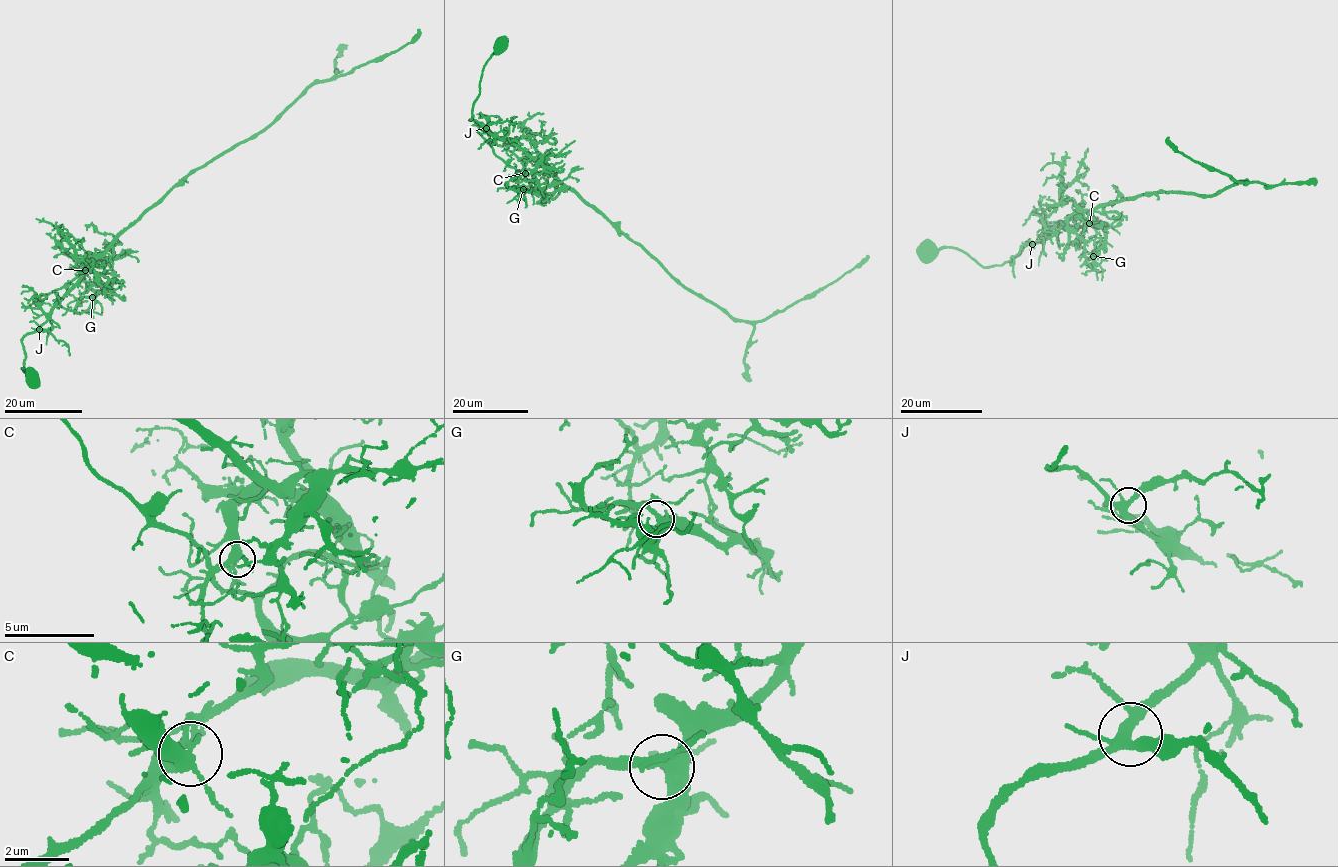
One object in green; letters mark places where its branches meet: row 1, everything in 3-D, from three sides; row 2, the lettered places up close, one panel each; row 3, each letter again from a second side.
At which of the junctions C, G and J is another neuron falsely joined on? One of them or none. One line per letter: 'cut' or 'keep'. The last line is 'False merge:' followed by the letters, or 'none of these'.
C: cut
G: keep
J: keep
False merge: C

